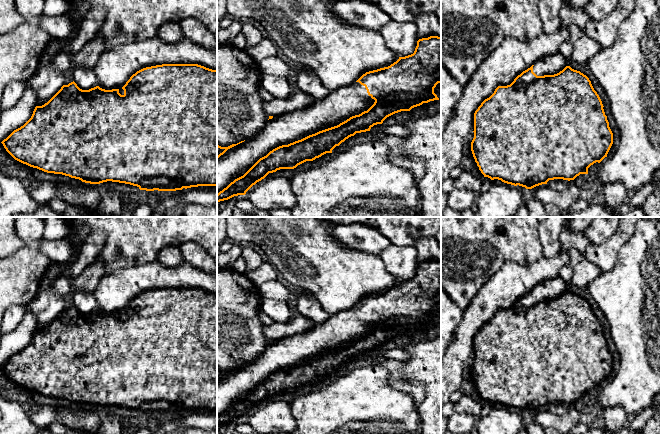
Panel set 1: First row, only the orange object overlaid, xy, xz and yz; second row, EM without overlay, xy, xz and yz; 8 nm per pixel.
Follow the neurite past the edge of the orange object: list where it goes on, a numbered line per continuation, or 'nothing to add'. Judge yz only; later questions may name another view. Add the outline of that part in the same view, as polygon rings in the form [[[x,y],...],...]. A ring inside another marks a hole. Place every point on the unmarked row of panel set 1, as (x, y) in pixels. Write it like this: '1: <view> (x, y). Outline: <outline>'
1: yz (551, 288). Outline: [[[560,277],[547,279],[538,284],[533,290],[533,296],[537,300],[554,299],[568,290],[568,285]]]

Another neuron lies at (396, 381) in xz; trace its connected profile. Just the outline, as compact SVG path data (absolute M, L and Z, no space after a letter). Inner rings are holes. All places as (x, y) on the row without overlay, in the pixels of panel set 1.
M385 358L377 364L389 371L388 382L391 387L410 393L413 397L416 407L422 403L426 395L425 388L421 384L411 384L401 377L398 370L402 366L402 362Z

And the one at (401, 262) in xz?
M390 245L380 253L387 271L399 281L414 277L417 270L417 250L414 246L399 247Z

